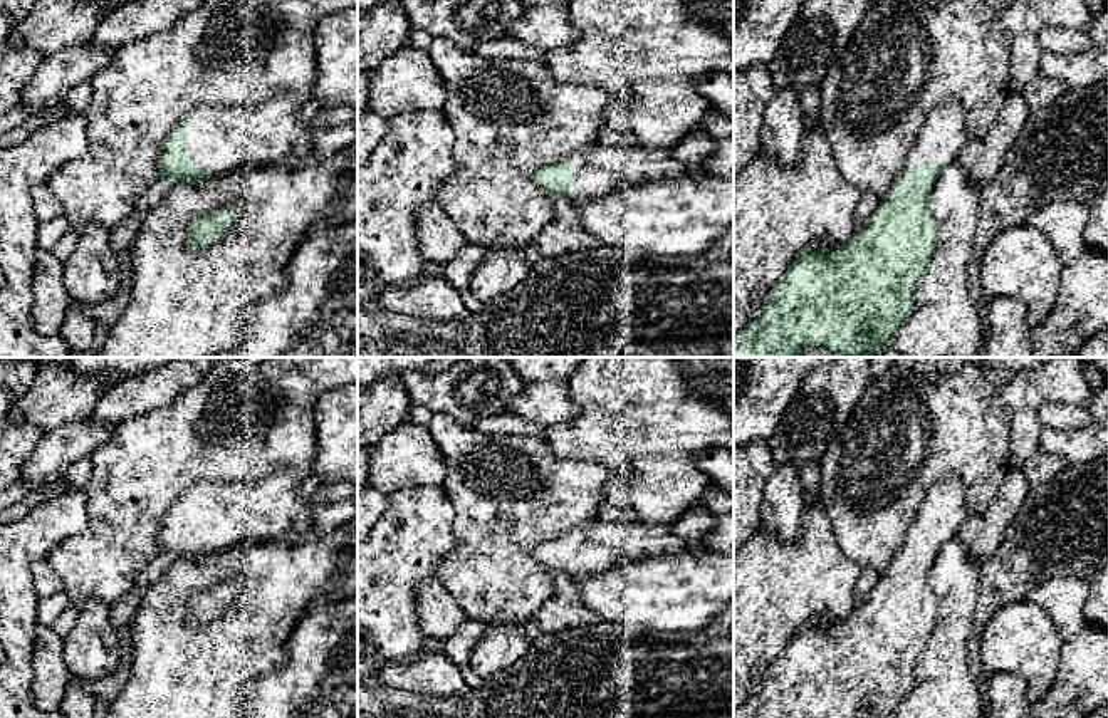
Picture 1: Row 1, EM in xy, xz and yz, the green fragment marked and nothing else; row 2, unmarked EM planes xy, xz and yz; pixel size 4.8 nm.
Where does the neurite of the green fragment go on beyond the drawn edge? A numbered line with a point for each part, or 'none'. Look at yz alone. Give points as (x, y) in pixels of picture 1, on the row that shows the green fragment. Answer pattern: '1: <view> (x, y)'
1: yz (942, 138)

